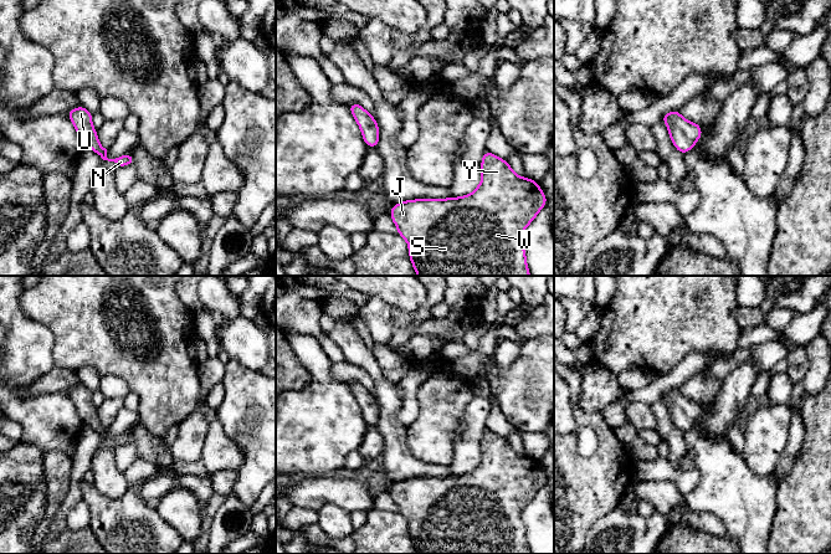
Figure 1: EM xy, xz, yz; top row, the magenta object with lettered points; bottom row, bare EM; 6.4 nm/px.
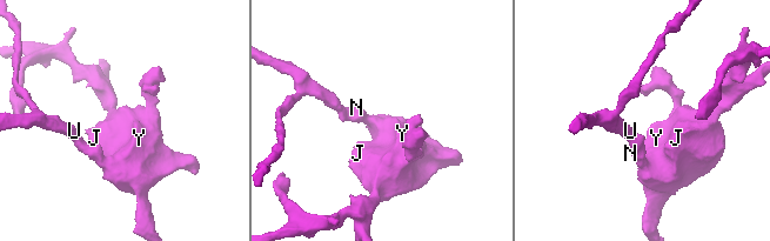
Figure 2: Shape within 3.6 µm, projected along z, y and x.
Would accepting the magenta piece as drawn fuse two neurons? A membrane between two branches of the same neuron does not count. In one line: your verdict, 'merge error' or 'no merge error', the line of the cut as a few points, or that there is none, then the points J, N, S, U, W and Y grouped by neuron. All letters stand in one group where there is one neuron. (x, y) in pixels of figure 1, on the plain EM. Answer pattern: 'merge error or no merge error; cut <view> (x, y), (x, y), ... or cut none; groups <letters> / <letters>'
no merge error; cut none; groups J N S U W Y

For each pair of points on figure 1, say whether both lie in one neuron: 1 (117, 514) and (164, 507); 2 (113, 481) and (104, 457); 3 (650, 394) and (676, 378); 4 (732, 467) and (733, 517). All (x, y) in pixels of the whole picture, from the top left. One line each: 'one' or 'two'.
1: two
2: one
3: one
4: one

